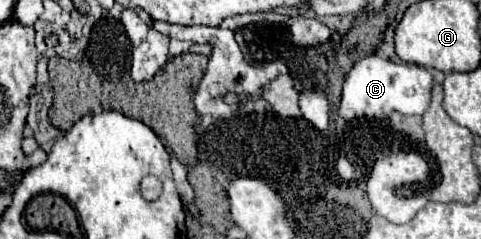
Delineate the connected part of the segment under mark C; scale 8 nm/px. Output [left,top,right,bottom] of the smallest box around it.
[338,54,432,118]

